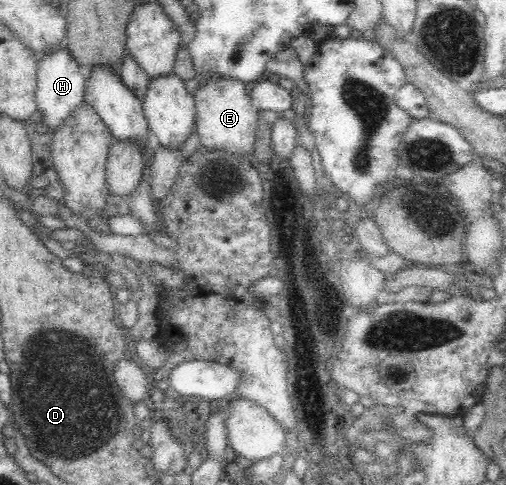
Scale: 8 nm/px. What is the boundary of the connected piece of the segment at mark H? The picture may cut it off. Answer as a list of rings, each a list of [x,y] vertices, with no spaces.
[[[65,46],[42,56],[37,60],[37,88],[35,101],[40,111],[44,126],[54,133],[71,115],[72,111],[85,103],[85,86],[87,76],[78,62],[70,56]]]

